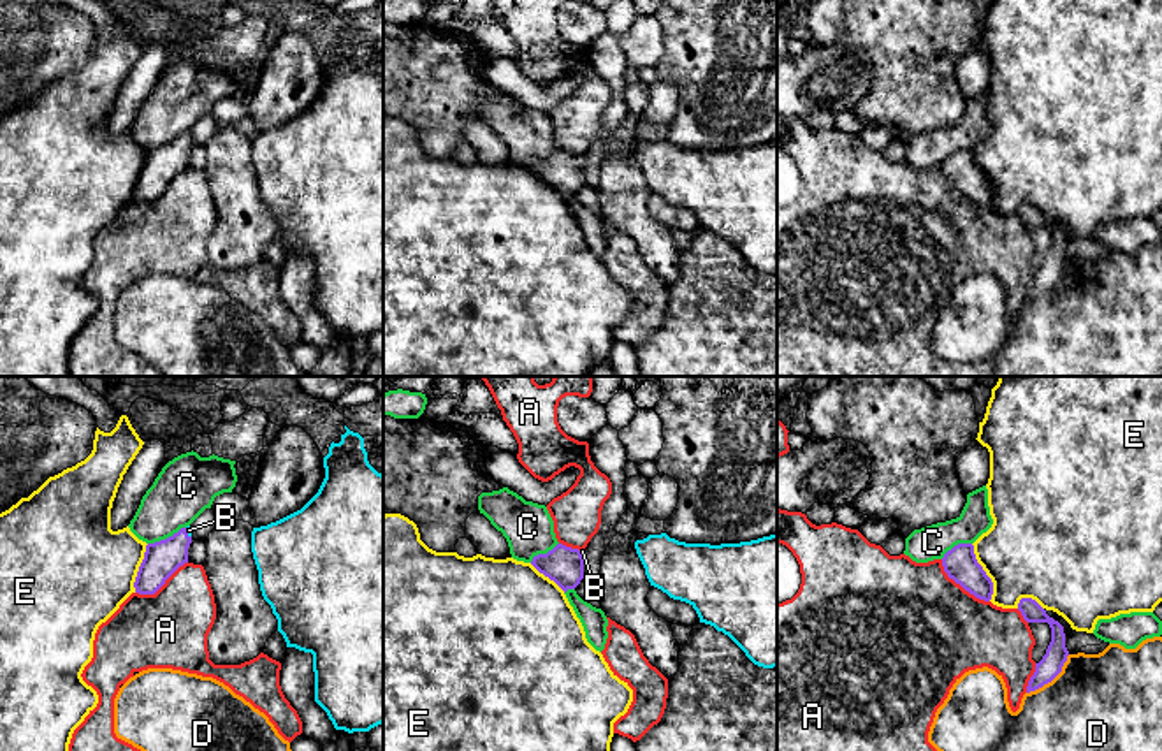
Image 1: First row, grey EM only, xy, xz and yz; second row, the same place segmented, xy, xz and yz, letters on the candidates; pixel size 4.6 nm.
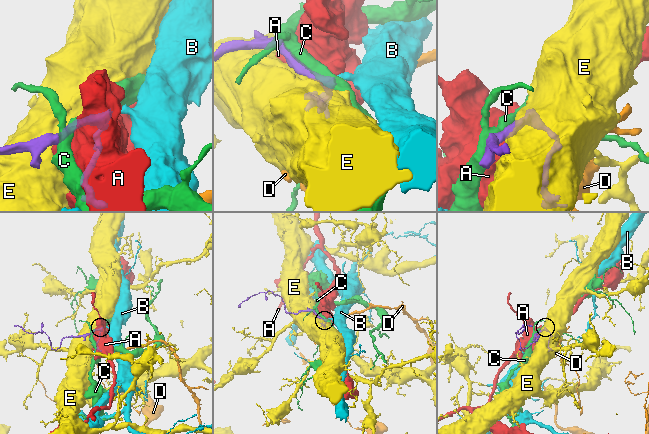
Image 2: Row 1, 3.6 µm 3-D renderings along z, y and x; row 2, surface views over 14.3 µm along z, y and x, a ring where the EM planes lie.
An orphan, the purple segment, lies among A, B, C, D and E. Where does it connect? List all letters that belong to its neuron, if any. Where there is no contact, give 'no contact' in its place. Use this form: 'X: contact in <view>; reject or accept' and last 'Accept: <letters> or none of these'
A: contact in yz; reject
B: contact in xy; accept
C: contact in xy; reject
D: contact in yz; reject
E: contact in yz; reject
Accept: B

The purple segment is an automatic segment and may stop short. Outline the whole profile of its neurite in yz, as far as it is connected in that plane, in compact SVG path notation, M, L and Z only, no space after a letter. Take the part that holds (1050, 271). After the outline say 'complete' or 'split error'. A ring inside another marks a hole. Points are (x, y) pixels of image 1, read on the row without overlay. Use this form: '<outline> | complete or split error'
M1021 204L1018 209L1018 216L1027 229L1048 229L1051 234L1051 248L1042 266L1035 269L1035 278L1027 292L1027 299L1030 299L1051 288L1062 278L1069 257L1065 253L1064 232L1053 223L1049 223L1035 206Z | complete

